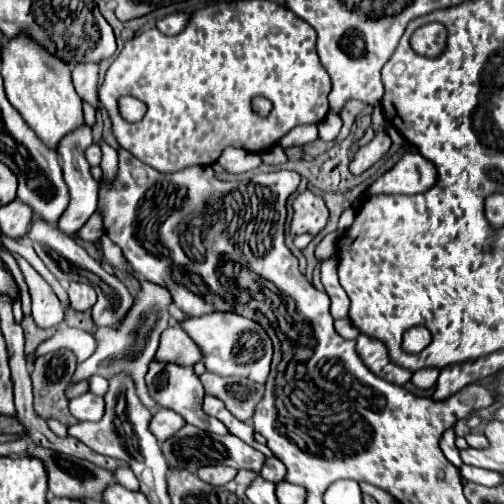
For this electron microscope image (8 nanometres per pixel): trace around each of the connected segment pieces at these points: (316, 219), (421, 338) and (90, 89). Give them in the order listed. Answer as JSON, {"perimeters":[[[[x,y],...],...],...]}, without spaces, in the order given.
{"perimeters":[[[[310,190],[298,194],[298,198],[292,204],[292,220],[290,220],[290,236],[298,236],[304,232],[310,232],[312,236],[318,234],[326,220],[328,220],[328,208],[324,204],[322,196],[312,194]]],[[[416,326],[403,335],[402,348],[410,354],[418,354],[431,342],[432,336],[425,326]]],[[[80,64],[72,70],[72,80],[80,100],[88,102],[94,110],[100,110],[98,100],[98,64]]]]}

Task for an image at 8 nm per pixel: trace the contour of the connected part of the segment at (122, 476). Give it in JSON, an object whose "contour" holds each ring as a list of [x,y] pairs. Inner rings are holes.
{"contour":[[[118,468],[116,470],[116,480],[128,490],[138,490],[138,478],[128,468]]]}

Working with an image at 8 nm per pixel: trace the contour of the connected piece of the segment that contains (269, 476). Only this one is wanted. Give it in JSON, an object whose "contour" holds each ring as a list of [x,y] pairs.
{"contour":[[[268,458],[266,466],[262,468],[260,474],[262,474],[266,480],[278,484],[278,482],[282,482],[282,480],[286,478],[286,466],[284,466],[278,458]]]}

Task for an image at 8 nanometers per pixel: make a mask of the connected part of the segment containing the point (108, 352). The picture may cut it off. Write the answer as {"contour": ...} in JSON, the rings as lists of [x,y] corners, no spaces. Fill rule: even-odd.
{"contour":[[[142,280],[140,290],[134,298],[132,310],[128,310],[128,314],[124,316],[124,322],[120,326],[116,326],[116,330],[98,328],[98,332],[94,334],[94,338],[98,342],[96,352],[88,360],[78,364],[78,368],[72,376],[72,382],[80,382],[82,378],[88,378],[88,376],[94,376],[94,374],[104,376],[104,378],[112,378],[112,374],[128,374],[134,380],[134,386],[136,386],[136,392],[138,392],[140,400],[152,412],[156,412],[156,402],[150,398],[150,394],[146,390],[144,376],[148,372],[148,364],[154,360],[154,354],[158,350],[160,334],[168,328],[168,320],[170,320],[168,308],[172,304],[174,302],[172,302],[172,294],[170,294],[168,288]]]}

